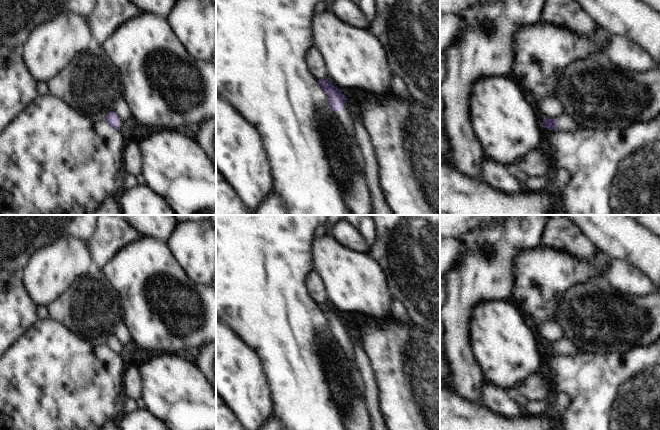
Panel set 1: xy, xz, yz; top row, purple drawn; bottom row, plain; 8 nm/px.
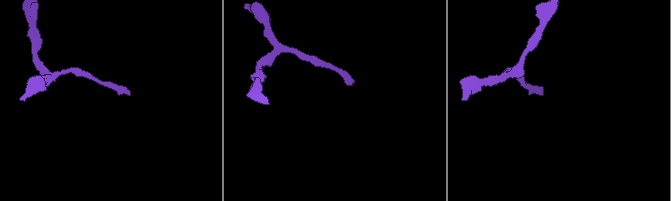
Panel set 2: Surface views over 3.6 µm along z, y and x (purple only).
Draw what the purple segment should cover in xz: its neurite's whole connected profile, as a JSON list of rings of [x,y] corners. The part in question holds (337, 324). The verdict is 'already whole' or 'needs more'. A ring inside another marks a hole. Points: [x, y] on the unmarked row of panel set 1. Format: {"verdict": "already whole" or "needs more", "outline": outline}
{"verdict": "needs more", "outline": [[[320,303],[317,304],[317,306],[327,319],[330,333],[333,336],[335,343],[343,351],[346,358],[355,365],[353,346],[345,328],[347,325],[346,320],[333,308],[330,308],[328,303]]]}

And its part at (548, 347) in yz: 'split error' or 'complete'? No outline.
split error

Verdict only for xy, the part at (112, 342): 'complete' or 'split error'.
split error

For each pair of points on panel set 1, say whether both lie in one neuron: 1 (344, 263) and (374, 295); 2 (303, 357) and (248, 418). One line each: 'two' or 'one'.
1: one
2: two

